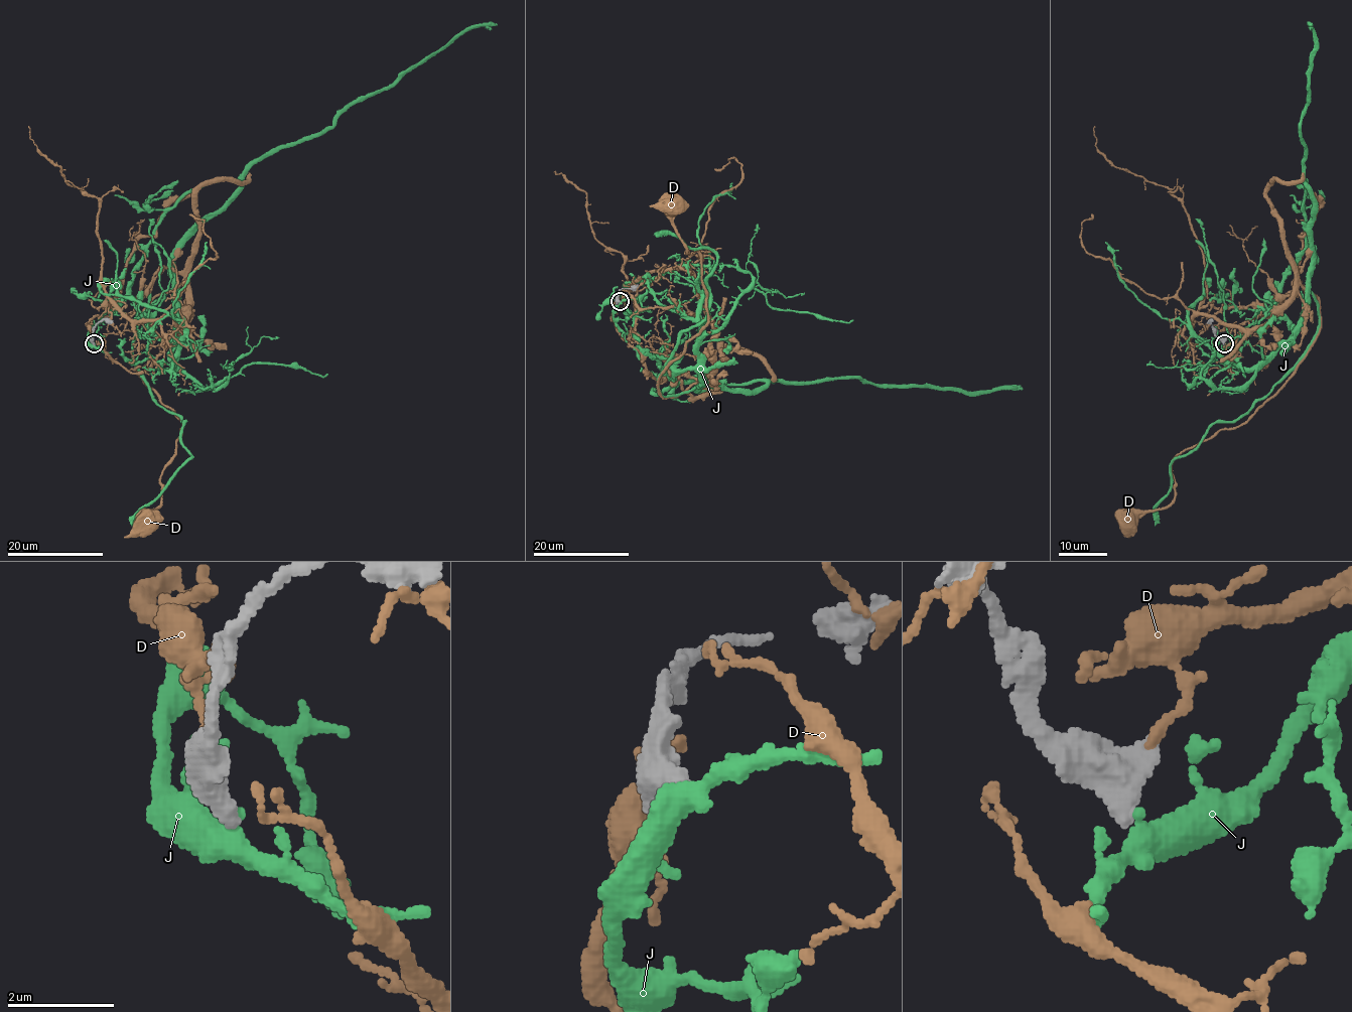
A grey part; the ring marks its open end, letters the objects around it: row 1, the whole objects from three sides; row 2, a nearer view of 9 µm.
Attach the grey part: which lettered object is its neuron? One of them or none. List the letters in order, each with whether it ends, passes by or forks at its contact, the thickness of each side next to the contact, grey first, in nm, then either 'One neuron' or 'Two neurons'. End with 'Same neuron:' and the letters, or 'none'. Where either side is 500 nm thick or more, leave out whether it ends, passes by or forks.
D: Thickness 500 nm (grey) against 200 nm. Two neurons
J: Thickness 500 nm (grey) against 440 nm. Two neurons
Same neuron: none

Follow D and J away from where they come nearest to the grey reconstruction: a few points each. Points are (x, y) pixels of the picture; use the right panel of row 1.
D: (1226, 337), (1278, 301), (1206, 296), (1192, 320), (1242, 328), (1299, 285), (1318, 300), (1295, 373), (1127, 520)
J: (1224, 344), (1278, 297), (1270, 311), (1292, 338), (1310, 290), (1317, 303), (1300, 362), (1171, 465), (1155, 525)

